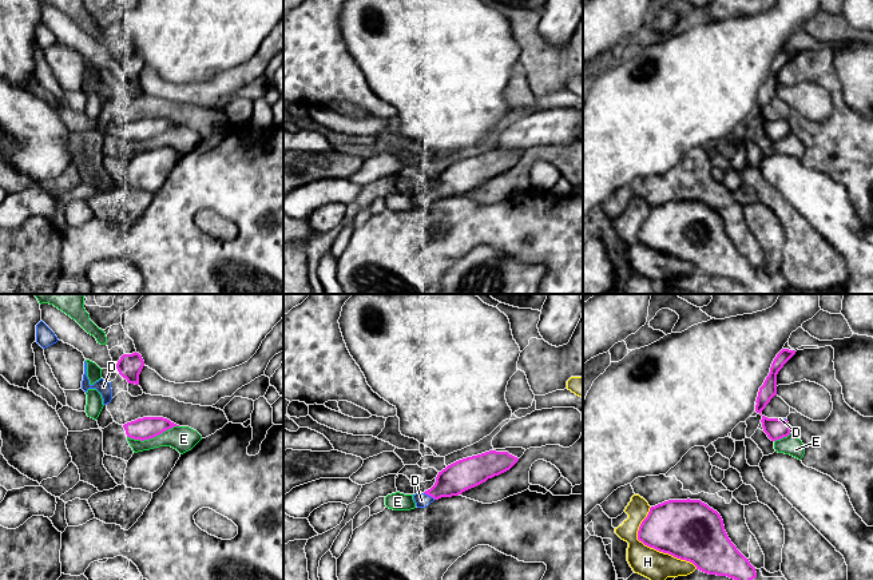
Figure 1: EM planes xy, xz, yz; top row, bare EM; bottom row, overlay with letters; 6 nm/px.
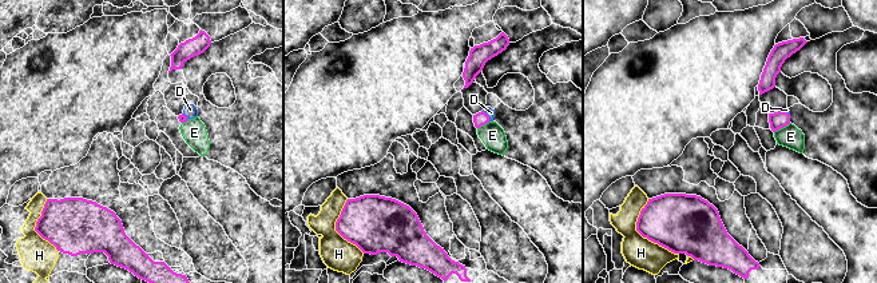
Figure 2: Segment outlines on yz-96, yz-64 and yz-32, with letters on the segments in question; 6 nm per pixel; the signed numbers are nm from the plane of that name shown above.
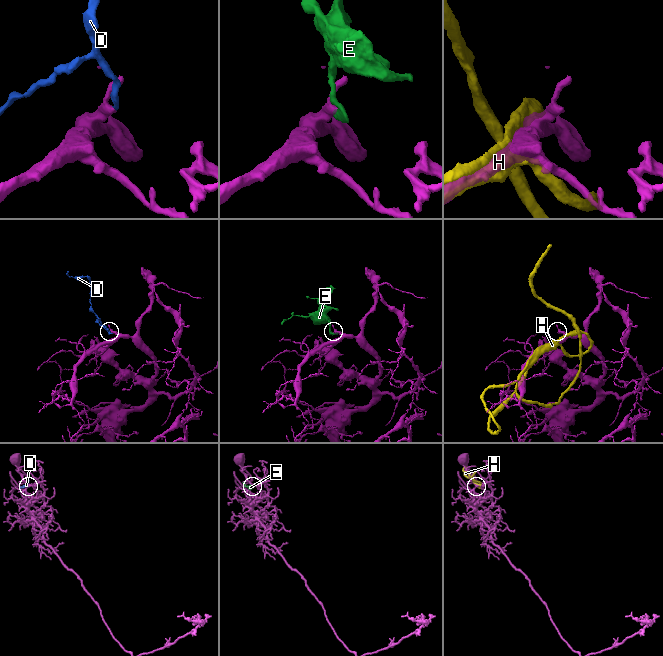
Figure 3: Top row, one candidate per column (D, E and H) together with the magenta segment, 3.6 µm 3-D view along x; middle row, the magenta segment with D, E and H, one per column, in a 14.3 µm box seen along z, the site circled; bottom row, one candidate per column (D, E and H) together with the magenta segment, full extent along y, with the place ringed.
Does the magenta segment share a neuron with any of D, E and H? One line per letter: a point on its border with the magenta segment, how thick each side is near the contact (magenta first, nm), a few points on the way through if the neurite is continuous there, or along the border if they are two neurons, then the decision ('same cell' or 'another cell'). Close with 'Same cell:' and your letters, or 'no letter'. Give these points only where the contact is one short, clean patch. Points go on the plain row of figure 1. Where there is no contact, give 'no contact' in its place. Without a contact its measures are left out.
D: meets magenta in xz at (429, 195); 190 nm thick on the magenta side, 90 nm on the other; same cell
E: meets magenta in xy at (153, 138); 140 nm thick on the magenta side, 160 nm on the other; border along xy (178, 126), (143, 140), (127, 138); another cell
H: meets magenta in yz at (651, 247); 360 nm thick on the magenta side, 180 nm on the other; another cell
Same cell: D

